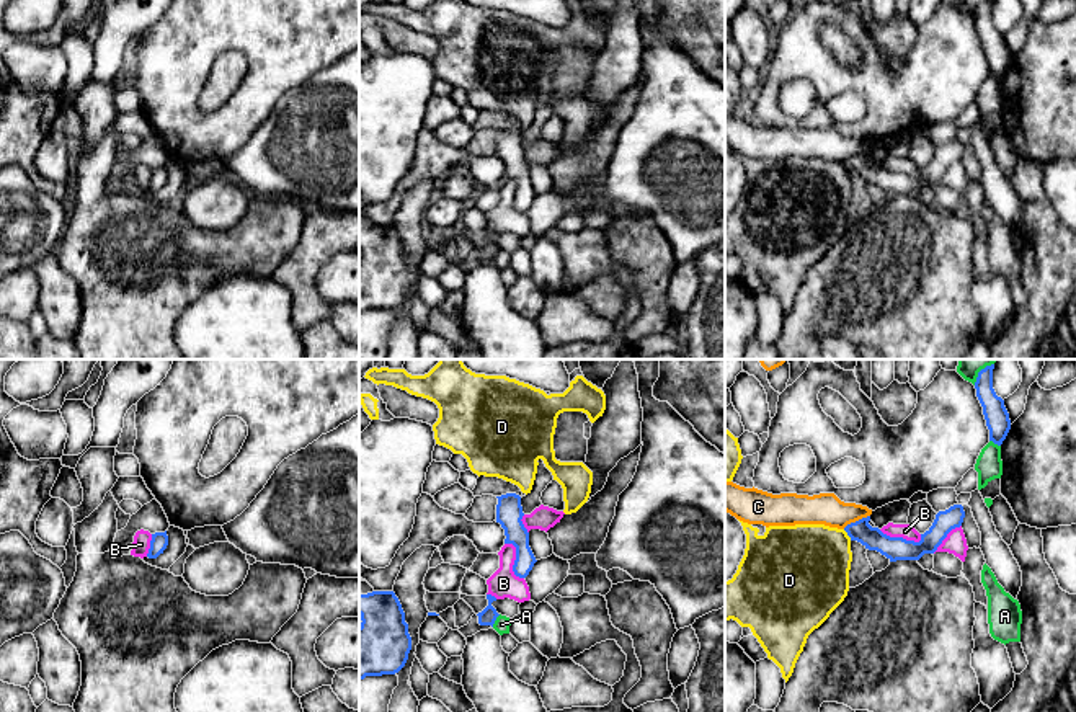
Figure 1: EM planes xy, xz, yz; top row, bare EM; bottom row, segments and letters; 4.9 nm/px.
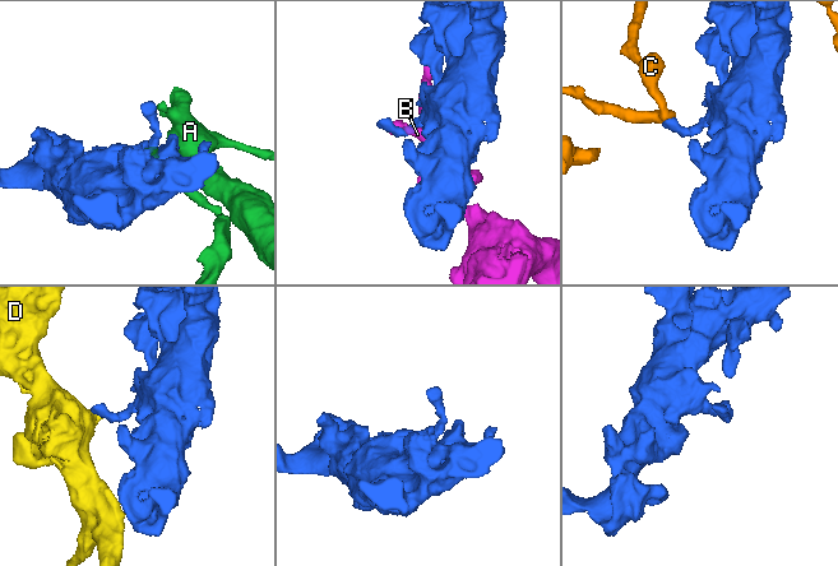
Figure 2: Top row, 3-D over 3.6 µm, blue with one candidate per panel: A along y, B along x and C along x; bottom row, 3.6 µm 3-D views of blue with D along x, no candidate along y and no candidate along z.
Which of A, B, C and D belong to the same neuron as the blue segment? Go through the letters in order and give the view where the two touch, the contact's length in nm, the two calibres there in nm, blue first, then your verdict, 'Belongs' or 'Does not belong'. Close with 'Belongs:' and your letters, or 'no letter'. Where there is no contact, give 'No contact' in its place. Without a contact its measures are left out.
A: Touches blue in xz. Shared border 80 nm. Thickness 80 nm (blue) against 80 nm. Does not belong
B: Touches blue in xz. Shared border 200 nm. Thickness 130 nm (blue) against 140 nm. Does not belong
C: Touches blue in yz. Shared border 150 nm. Thickness 110 nm (blue) against 160 nm. Does not belong
D: Touches blue in yz. Shared border 70 nm. Thickness 110 nm (blue) against 400 nm. Does not belong
Belongs: no letter

